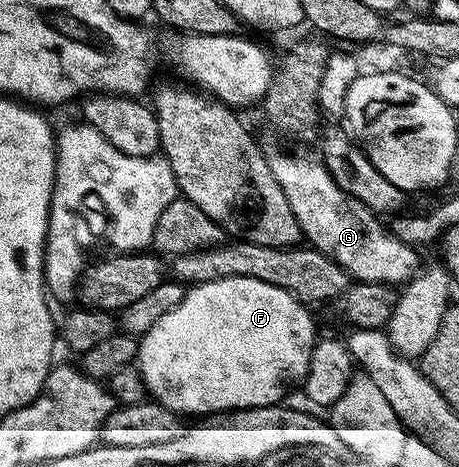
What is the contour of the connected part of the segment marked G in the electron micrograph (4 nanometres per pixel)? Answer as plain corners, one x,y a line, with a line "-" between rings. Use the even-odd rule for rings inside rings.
271,152
267,163
277,184
281,184
281,192
285,192
285,200
289,200
289,208
293,208
293,216
297,216
297,224
301,224
304,239
314,249
328,254
355,282
379,282
399,288
419,273
418,249
394,237
384,223
379,223
380,215
345,193
318,157

